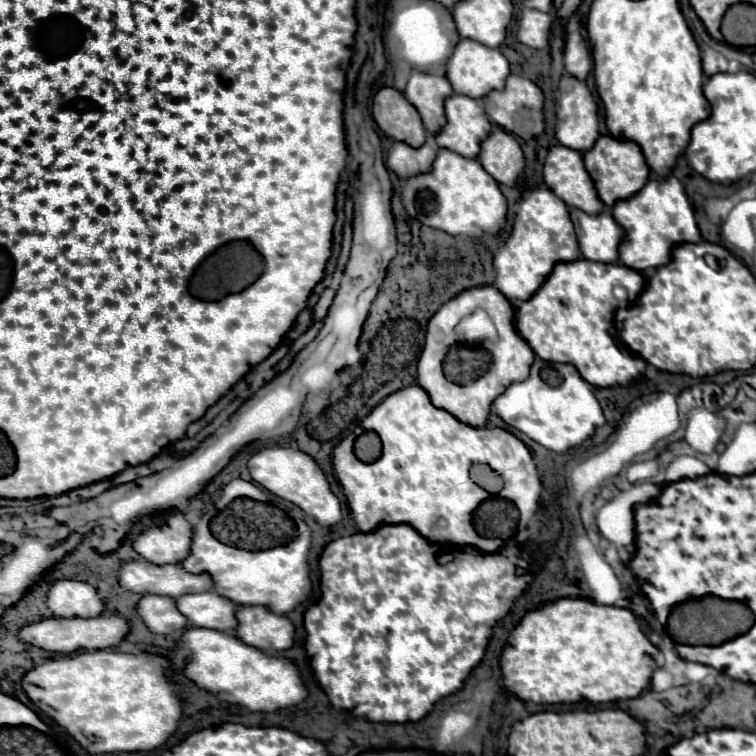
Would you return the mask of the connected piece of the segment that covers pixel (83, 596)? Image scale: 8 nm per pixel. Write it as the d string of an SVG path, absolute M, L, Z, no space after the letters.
M59 580L47 594L47 608L59 618L95 618L103 612L103 602L89 584Z

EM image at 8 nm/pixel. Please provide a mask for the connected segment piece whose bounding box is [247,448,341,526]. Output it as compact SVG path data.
M265 448L253 454L247 462L247 470L255 484L263 486L267 492L297 504L305 514L315 518L321 526L333 526L341 520L341 506L337 496L329 490L329 482L319 466L307 454L291 448Z

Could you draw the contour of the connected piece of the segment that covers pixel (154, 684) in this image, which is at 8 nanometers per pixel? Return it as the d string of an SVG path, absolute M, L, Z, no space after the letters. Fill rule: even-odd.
M113 650L81 652L75 656L61 656L47 660L29 670L21 686L29 700L53 718L75 742L89 754L111 754L111 752L147 752L161 746L175 730L181 718L181 702L175 698L169 678L169 662L161 656L151 654L121 654Z

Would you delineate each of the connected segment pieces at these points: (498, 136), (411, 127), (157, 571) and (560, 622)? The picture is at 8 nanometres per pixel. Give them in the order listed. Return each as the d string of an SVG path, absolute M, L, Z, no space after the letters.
M493 126L489 136L481 142L481 152L477 160L499 184L505 186L515 184L525 162L523 150L519 148L517 140L501 126Z
M381 88L373 98L373 118L377 126L393 140L413 148L425 142L425 128L417 110L395 88Z
M133 560L121 566L119 586L135 594L177 598L191 592L211 590L211 578L207 574L189 574L177 564L157 566L145 560Z
M559 598L527 612L517 622L517 626L509 634L507 646L501 652L499 666L503 686L523 702L603 704L635 698L641 694L643 688L649 688L651 674L655 670L655 662L649 652L655 652L655 646L641 632L637 618L631 614L631 610L617 606L599 606L583 598Z

